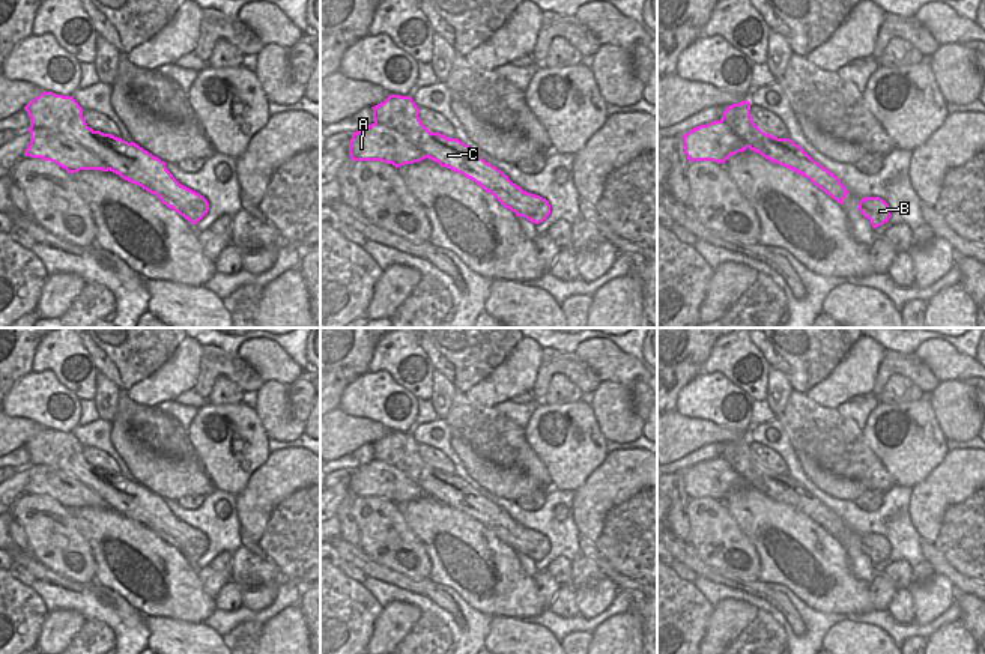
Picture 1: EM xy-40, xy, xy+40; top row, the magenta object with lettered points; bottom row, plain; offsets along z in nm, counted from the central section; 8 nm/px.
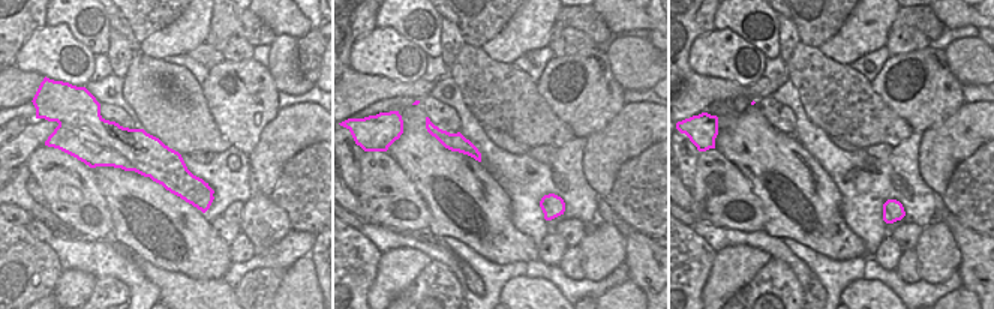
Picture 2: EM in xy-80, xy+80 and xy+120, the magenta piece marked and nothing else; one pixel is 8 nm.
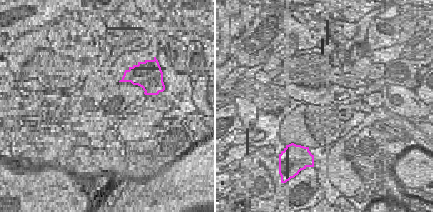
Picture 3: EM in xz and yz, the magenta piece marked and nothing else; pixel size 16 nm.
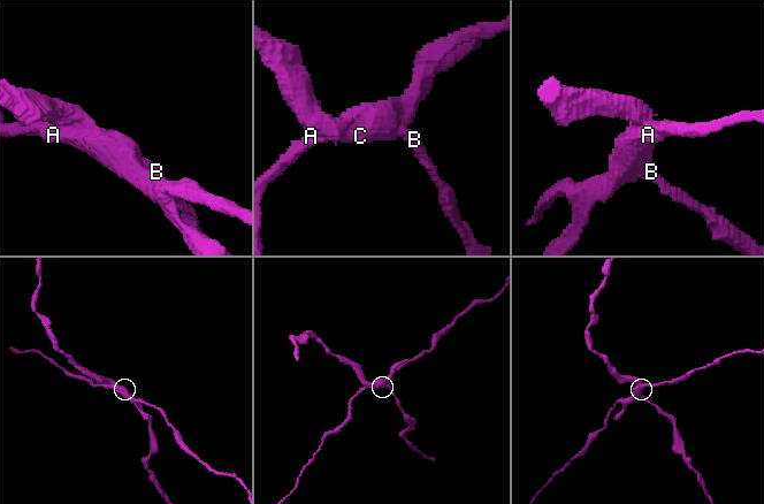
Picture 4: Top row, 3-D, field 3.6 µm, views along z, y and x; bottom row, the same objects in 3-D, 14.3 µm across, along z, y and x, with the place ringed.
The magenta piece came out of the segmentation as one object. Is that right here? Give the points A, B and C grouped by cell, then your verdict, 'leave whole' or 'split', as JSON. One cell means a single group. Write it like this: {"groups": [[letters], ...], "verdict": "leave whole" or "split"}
{"groups": [["A"], ["B", "C"]], "verdict": "split"}

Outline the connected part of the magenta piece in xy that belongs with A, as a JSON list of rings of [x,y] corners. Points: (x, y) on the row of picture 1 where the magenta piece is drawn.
[[[376,122],[352,134],[349,155],[353,161],[382,161],[396,168],[426,158],[408,137]]]

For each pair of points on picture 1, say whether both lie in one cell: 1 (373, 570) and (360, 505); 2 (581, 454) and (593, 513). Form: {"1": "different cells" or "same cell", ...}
{"1": "different cells", "2": "different cells"}

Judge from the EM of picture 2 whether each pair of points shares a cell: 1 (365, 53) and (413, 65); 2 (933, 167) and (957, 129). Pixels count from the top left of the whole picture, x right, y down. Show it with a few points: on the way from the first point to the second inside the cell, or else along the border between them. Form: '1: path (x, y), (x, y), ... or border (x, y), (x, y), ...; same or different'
1: path (377, 53), (383, 53), (396, 66), (401, 65); same
2: path (939, 158), (940, 152), (954, 138); same

